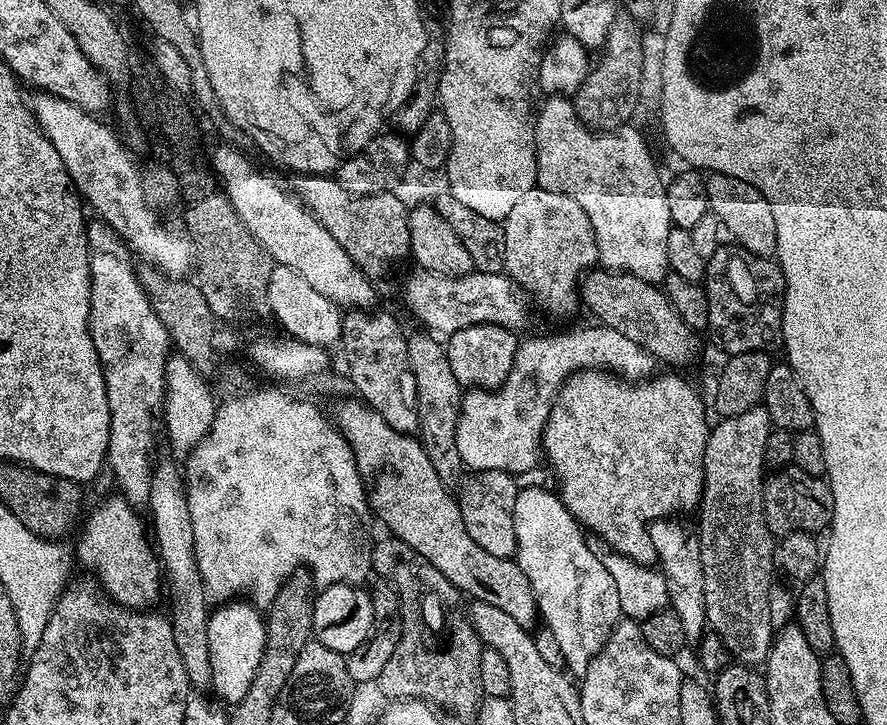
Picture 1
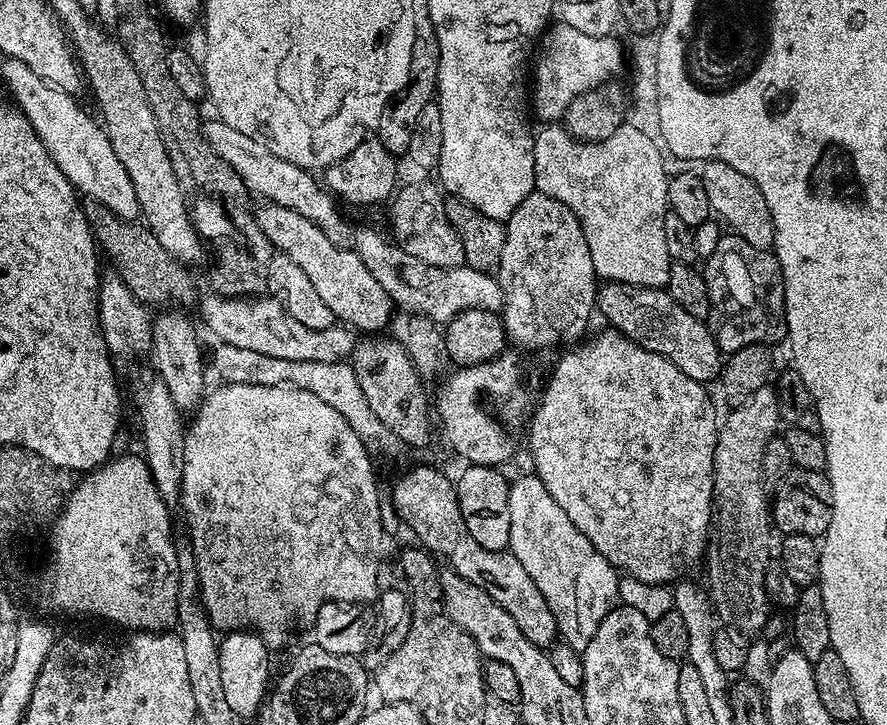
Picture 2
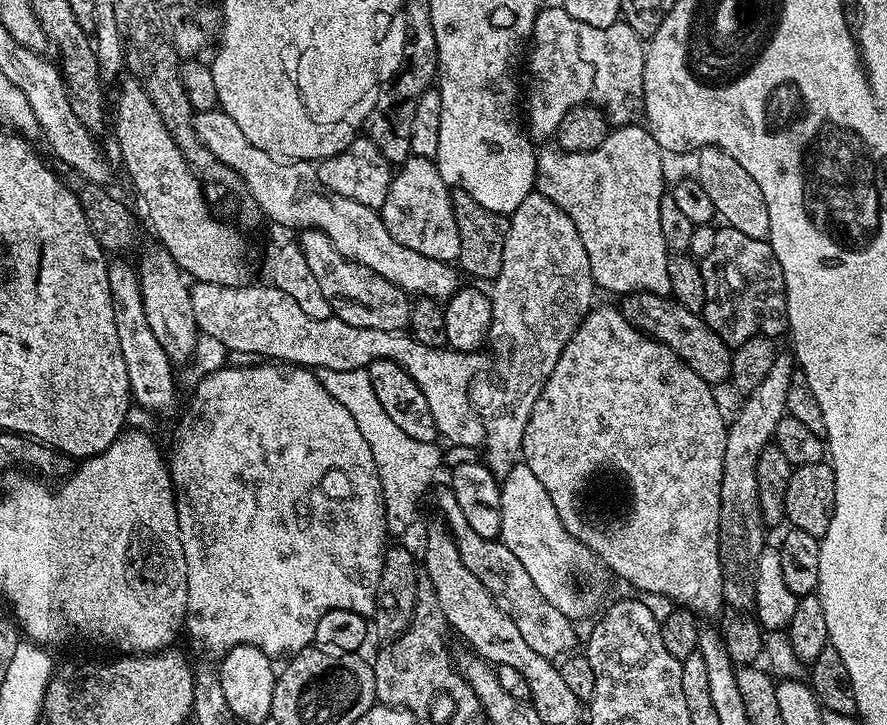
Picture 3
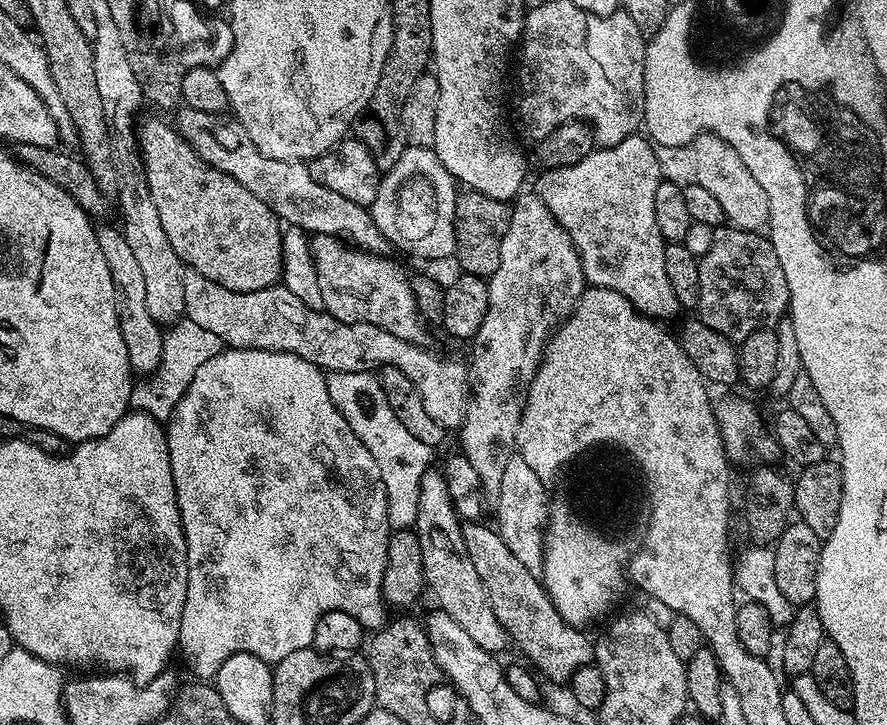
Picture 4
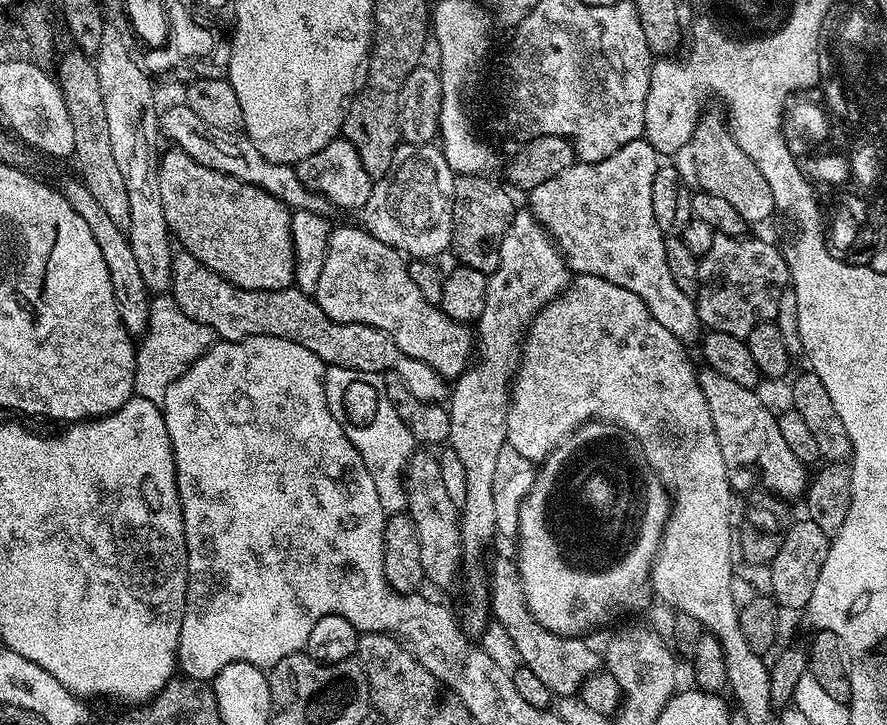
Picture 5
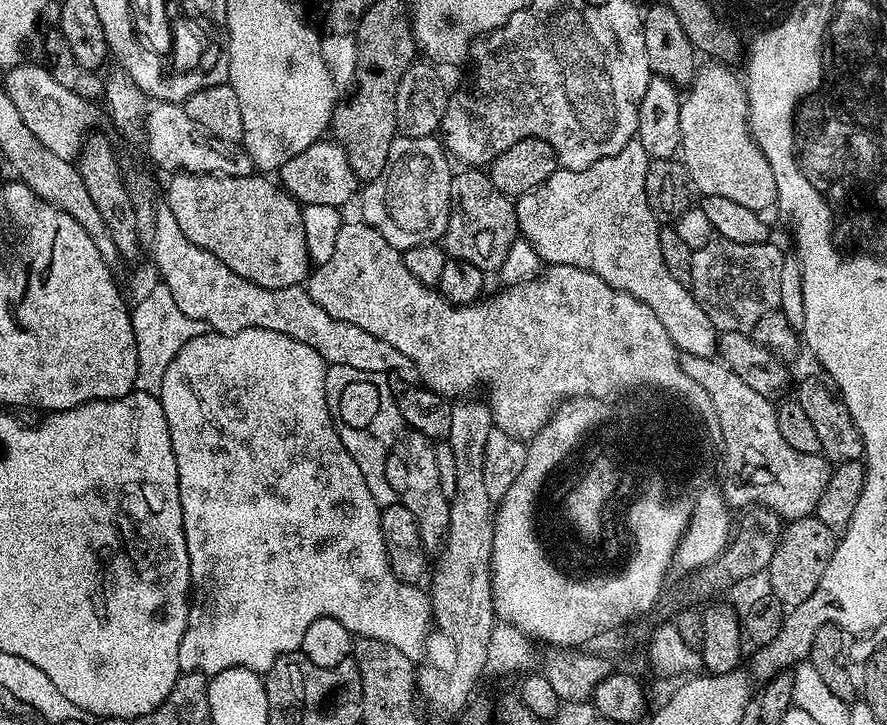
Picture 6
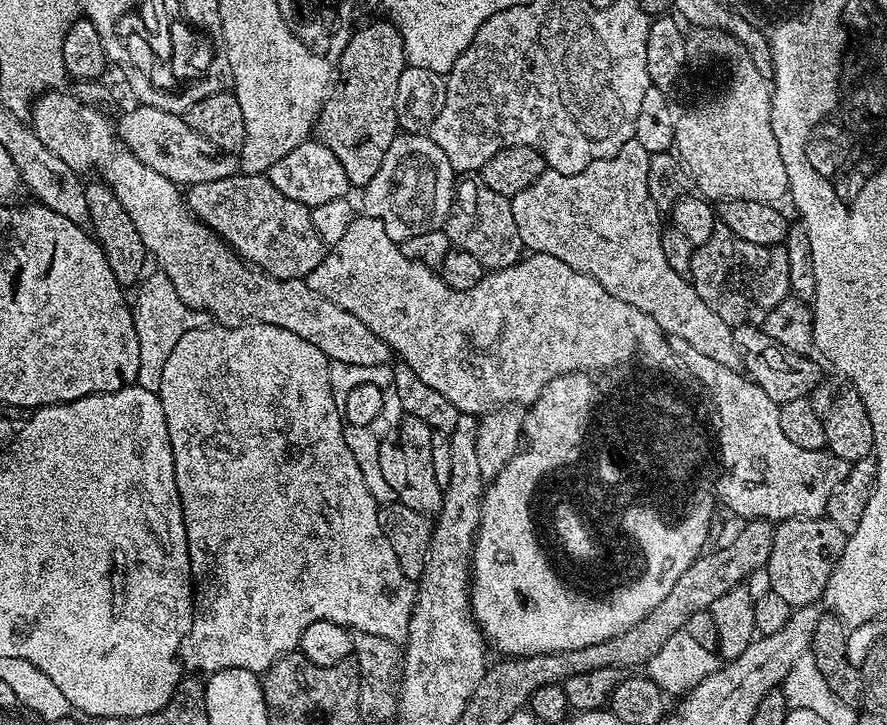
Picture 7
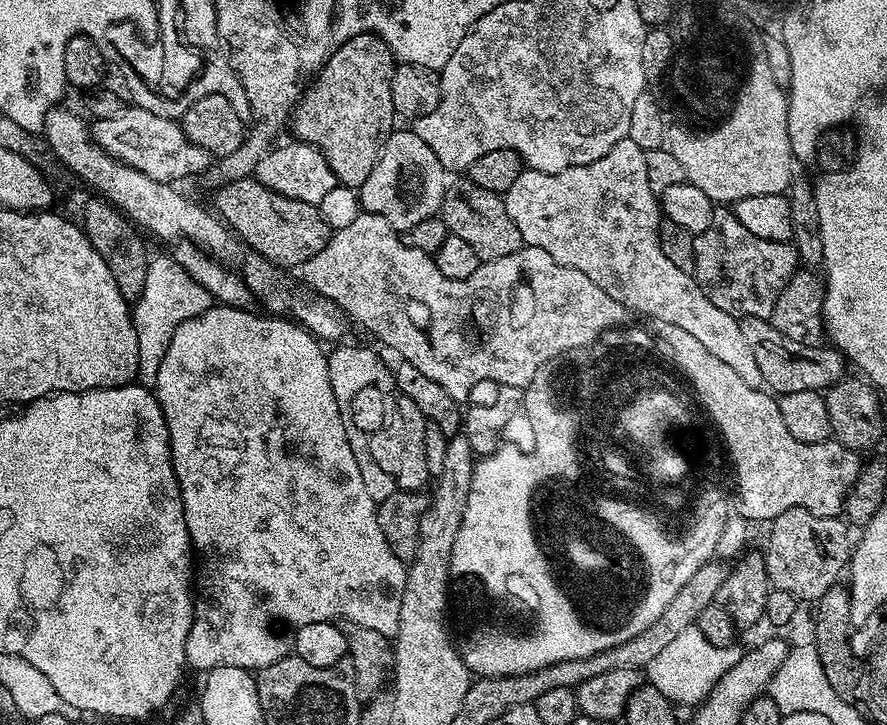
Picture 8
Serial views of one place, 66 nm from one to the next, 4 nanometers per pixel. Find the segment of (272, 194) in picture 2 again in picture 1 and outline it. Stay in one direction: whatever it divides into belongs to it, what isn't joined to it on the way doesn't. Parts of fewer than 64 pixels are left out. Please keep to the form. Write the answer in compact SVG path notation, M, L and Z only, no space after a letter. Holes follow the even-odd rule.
M415 270L408 276L404 300L408 308L421 320L429 333L447 338L466 326L493 324L520 330L528 320L530 300L523 288L506 274L498 272L467 272L464 276L439 276L436 272Z

